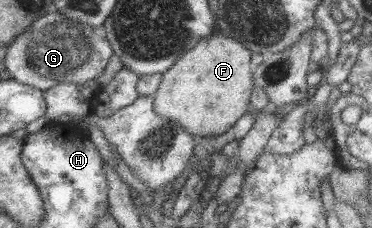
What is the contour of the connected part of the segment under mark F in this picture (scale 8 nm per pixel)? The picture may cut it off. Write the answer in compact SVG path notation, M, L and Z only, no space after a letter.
M223 34L199 41L189 55L184 55L177 66L164 73L155 107L161 116L172 119L193 134L201 137L221 135L250 110L254 89L252 52L236 39Z

